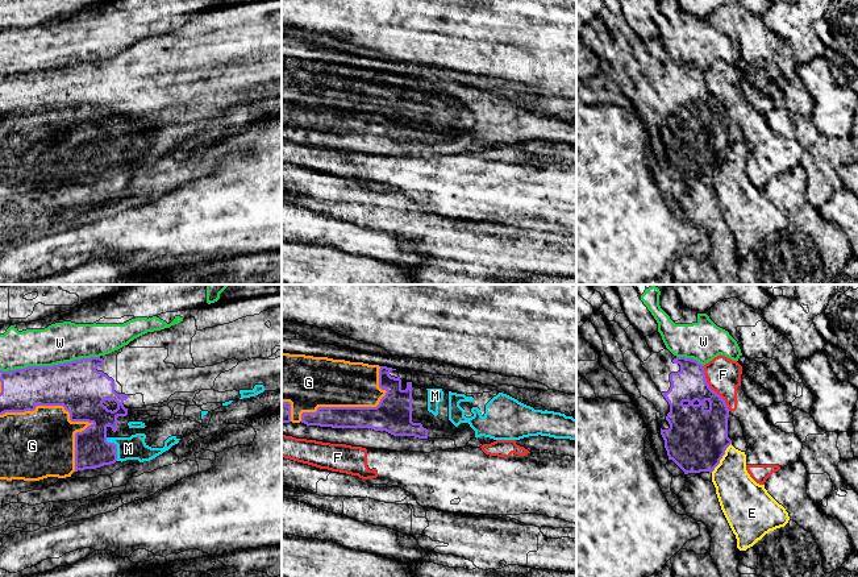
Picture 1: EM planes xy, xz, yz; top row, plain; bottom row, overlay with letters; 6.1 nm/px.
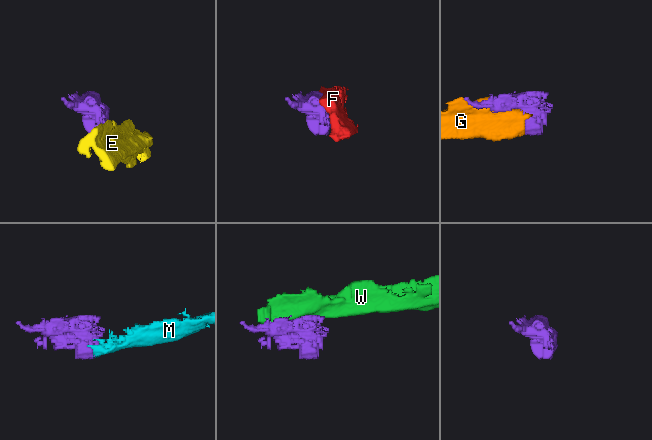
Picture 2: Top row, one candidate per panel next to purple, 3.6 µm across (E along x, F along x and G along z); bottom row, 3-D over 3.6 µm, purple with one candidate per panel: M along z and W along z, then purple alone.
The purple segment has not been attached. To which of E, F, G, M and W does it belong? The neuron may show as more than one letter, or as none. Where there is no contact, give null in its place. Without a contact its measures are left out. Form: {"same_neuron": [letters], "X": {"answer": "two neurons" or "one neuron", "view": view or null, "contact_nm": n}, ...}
{"same_neuron": ["G", "M"], "E": {"answer": "two neurons", "view": "yz", "contact_nm": 220}, "F": {"answer": "two neurons", "view": "yz", "contact_nm": 320}, "G": {"answer": "one neuron", "view": "xy", "contact_nm": 600}, "M": {"answer": "one neuron", "view": "xy", "contact_nm": 160}, "W": {"answer": "two neurons", "view": "xy", "contact_nm": 600}}

